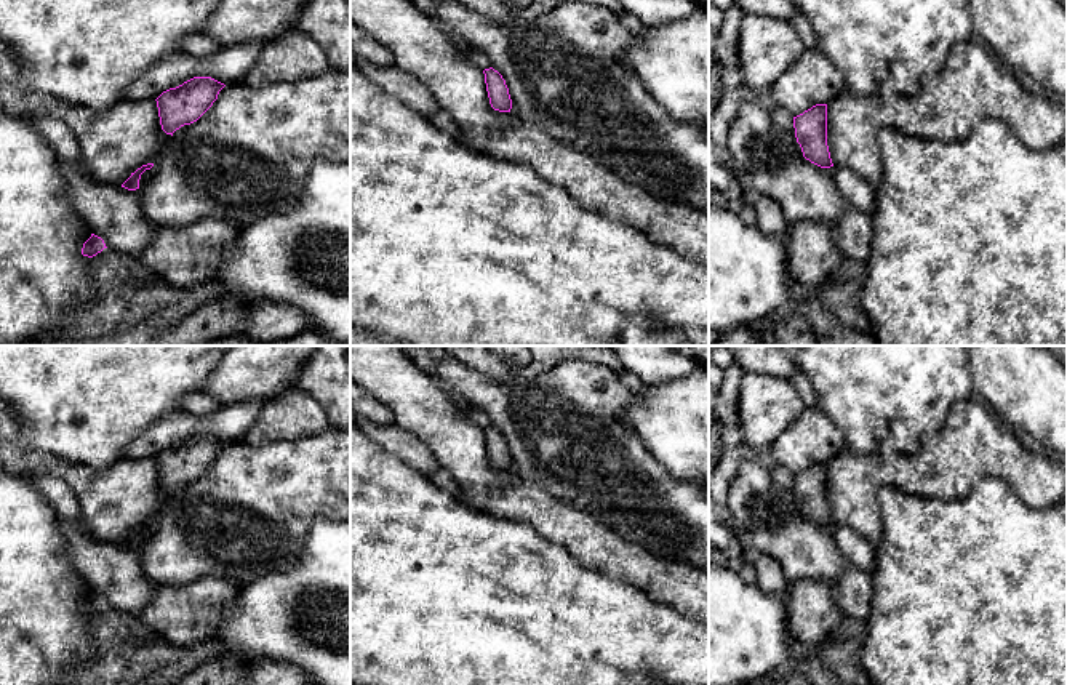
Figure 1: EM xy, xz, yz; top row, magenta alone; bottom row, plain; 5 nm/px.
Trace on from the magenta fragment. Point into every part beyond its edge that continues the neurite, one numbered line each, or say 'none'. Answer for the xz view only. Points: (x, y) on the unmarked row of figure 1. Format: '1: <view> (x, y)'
none

